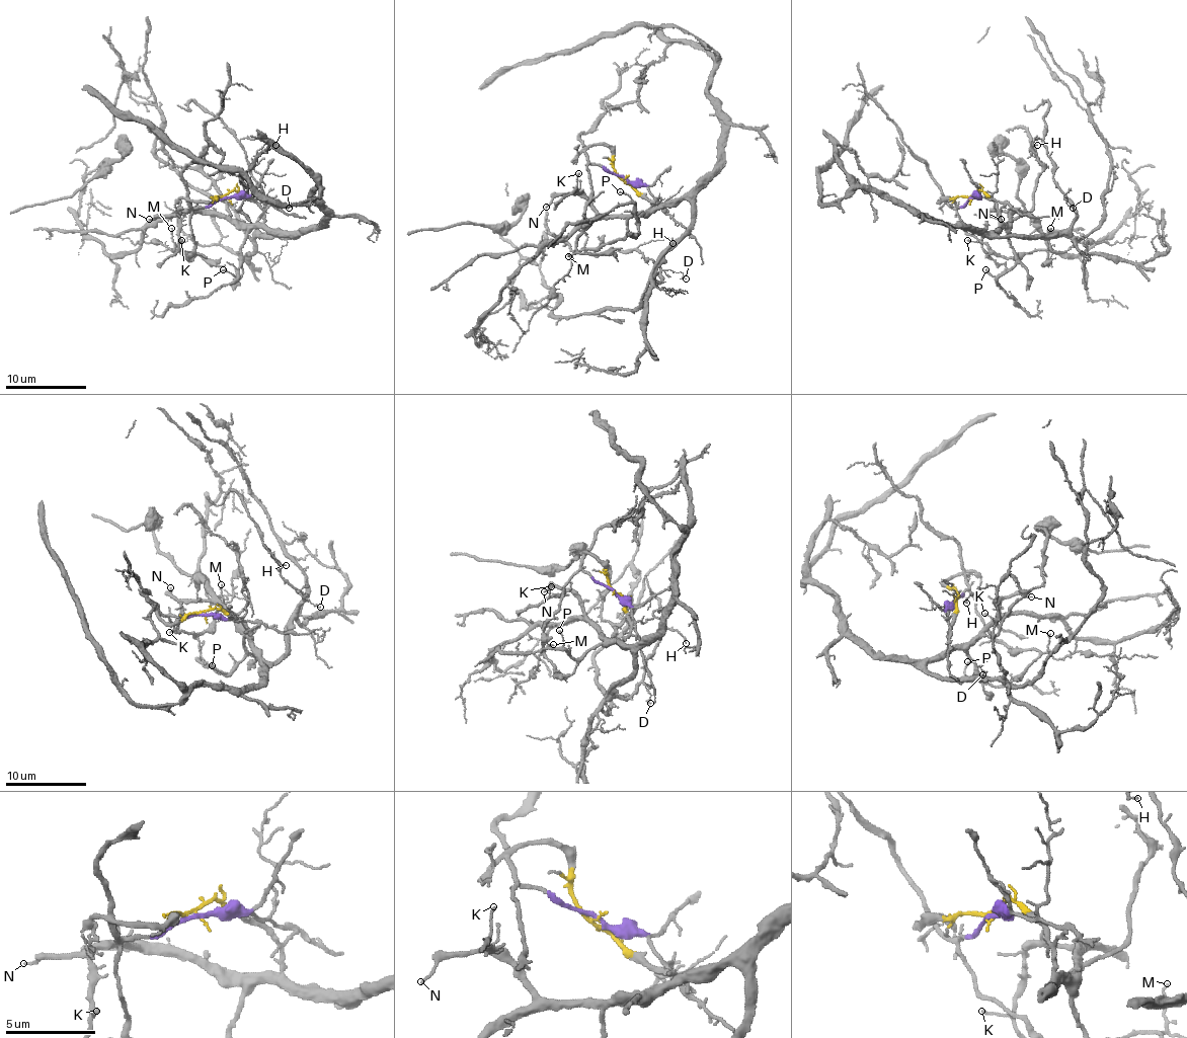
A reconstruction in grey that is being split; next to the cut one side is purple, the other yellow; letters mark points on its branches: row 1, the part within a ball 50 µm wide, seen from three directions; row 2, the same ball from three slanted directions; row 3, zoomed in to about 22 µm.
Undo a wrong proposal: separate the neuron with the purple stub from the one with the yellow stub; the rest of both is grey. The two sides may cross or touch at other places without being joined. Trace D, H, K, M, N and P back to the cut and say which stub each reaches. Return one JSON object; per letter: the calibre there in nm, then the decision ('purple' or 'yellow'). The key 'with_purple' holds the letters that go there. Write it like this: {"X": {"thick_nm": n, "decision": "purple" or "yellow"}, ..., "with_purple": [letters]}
{"D": {"thick_nm": 120, "decision": "yellow"}, "H": {"thick_nm": 110, "decision": "yellow"}, "K": {"thick_nm": 130, "decision": "yellow"}, "M": {"thick_nm": 110, "decision": "purple"}, "N": {"thick_nm": 120, "decision": "yellow"}, "P": {"thick_nm": 120, "decision": "yellow"}, "with_purple": ["M"]}

